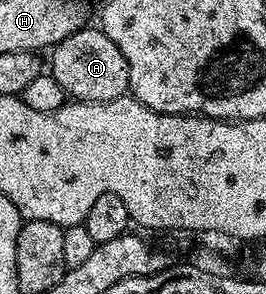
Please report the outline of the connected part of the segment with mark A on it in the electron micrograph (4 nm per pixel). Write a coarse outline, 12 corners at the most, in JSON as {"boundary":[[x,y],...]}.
{"boundary":[[101,28],[57,42],[48,73],[75,102],[130,89],[128,60]]}

